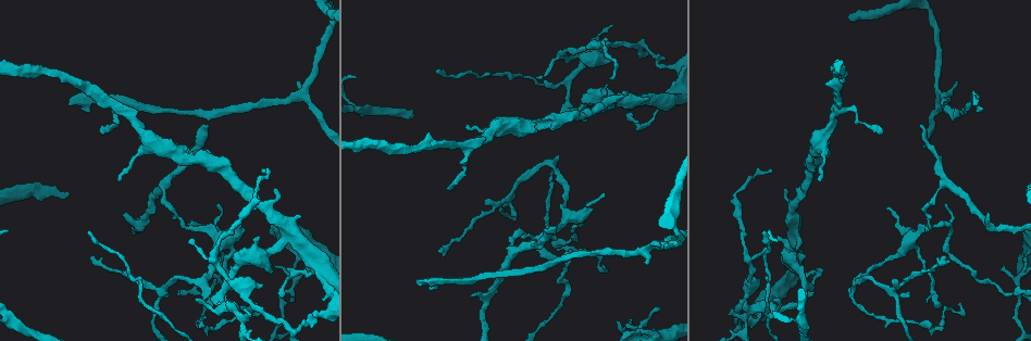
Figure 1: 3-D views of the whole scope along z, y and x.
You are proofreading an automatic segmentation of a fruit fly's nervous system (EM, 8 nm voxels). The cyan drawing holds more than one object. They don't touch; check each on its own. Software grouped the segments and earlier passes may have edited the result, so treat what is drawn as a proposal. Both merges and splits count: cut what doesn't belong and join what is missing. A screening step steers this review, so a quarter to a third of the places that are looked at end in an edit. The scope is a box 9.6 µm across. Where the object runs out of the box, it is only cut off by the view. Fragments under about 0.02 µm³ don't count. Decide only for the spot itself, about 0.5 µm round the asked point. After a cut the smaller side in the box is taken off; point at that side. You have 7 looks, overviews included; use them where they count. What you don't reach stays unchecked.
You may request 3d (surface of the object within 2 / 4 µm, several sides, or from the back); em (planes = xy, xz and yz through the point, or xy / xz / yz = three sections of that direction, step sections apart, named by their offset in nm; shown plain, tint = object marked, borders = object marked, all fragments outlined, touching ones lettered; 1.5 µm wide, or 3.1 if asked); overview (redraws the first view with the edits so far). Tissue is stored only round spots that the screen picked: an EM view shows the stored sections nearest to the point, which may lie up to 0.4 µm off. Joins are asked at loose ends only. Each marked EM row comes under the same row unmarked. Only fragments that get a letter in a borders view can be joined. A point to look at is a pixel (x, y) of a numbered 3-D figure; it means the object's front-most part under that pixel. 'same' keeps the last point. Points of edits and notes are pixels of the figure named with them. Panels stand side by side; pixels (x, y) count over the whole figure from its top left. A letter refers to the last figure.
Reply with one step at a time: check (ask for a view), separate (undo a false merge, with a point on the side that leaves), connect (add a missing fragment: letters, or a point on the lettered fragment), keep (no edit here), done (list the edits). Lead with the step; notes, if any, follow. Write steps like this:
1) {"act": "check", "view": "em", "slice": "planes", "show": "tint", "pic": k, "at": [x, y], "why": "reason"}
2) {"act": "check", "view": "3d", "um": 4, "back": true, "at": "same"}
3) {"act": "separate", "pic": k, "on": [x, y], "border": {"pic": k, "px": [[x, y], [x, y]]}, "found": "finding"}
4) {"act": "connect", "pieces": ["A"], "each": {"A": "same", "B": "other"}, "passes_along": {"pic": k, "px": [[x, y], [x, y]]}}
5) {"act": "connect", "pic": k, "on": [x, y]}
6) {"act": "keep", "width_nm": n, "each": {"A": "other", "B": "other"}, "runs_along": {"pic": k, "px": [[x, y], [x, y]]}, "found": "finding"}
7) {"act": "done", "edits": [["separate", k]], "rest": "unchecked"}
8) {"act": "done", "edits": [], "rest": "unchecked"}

{"act": "check", "view": "3d", "um": 4, "back": true, "pic": 1, "at": [102, 132], "why": "tapers out"}

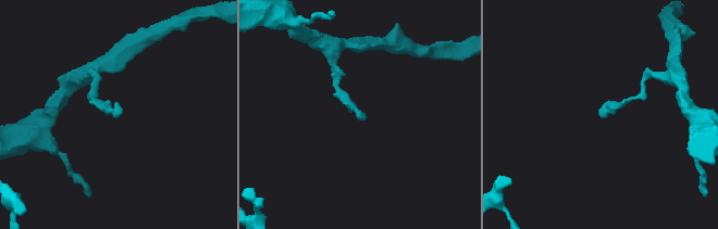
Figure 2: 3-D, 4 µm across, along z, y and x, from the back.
{"act": "check", "view": "em", "slice": "xy", "step": 8, "show": "tint", "pic": 2, "at": [598, 115], "why": "need the tissue"}

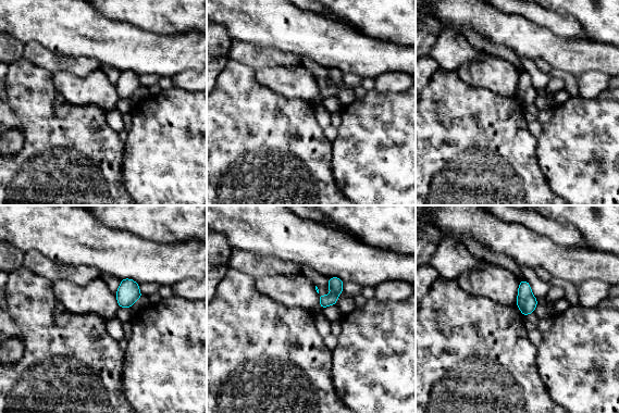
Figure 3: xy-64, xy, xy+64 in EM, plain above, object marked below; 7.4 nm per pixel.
{"act": "check", "view": "em", "slice": "planes", "show": "borders", "at": "same"}

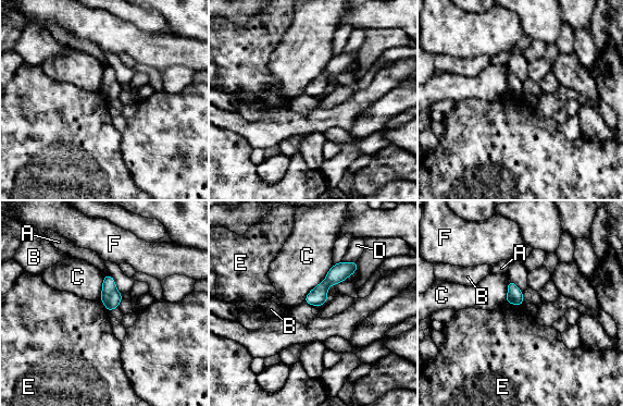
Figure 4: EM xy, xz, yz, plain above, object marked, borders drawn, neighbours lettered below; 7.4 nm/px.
{"act": "keep", "longest_contact_nm": ["C", 220], "each": {"A": "other", "B": "other", "C": "other", "D": "other", "E": "other", "F": "other"}, "border": {"pic": 4, "px": [[506, 302], [522, 305]]}, "found": "none of them fits"}

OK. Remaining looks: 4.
{"act": "check", "view": "em", "slice": "xz", "step": 4, "show": "tint", "pic": 1, "at": [197, 163]}

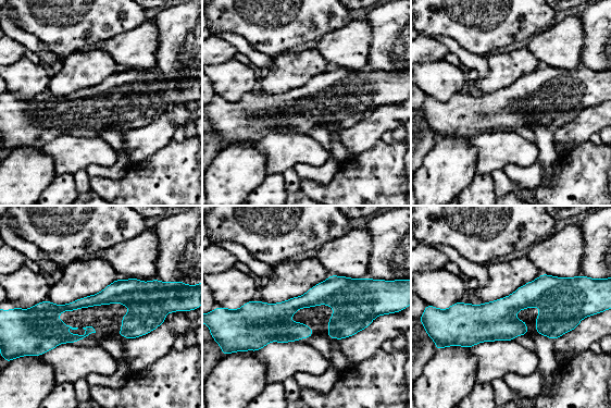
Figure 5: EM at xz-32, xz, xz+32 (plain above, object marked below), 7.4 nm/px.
{"act": "check", "view": "em", "slice": "planes", "show": "tint", "at": "same", "why": "another direction"}

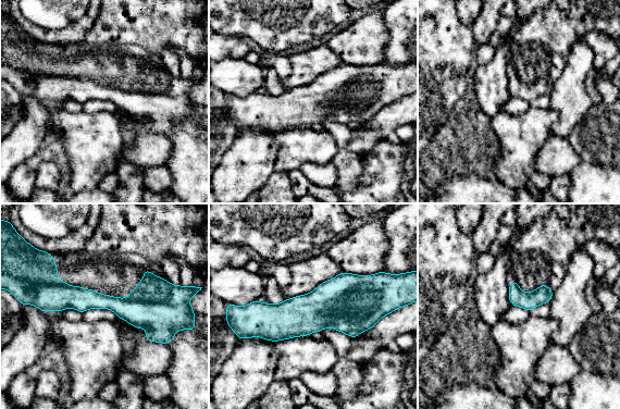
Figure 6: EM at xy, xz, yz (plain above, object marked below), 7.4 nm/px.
{"act": "check", "view": "em", "slice": "planes", "show": "borders", "at": "same", "why": "see the neighbours"}

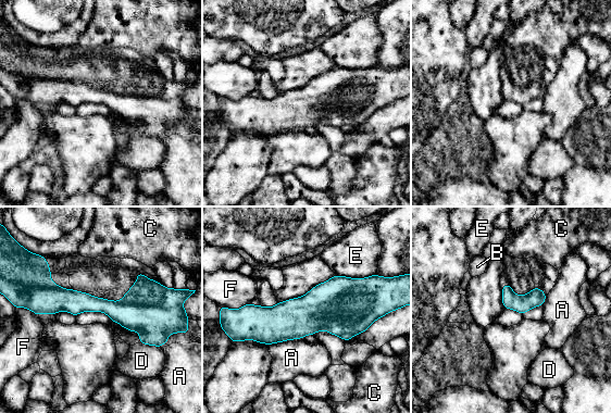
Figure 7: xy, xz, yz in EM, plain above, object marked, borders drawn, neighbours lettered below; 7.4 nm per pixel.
{"act": "keep", "each": {"A": "other", "B": "other", "C": "other", "D": "other", "E": "other", "F": "other"}, "border": {"pic": 7, "px": [[301, 338], [286, 339], [271, 345]]}, "found": "one cell here"}

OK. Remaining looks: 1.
{"act": "done", "edits": [], "rest": "unchecked"}

